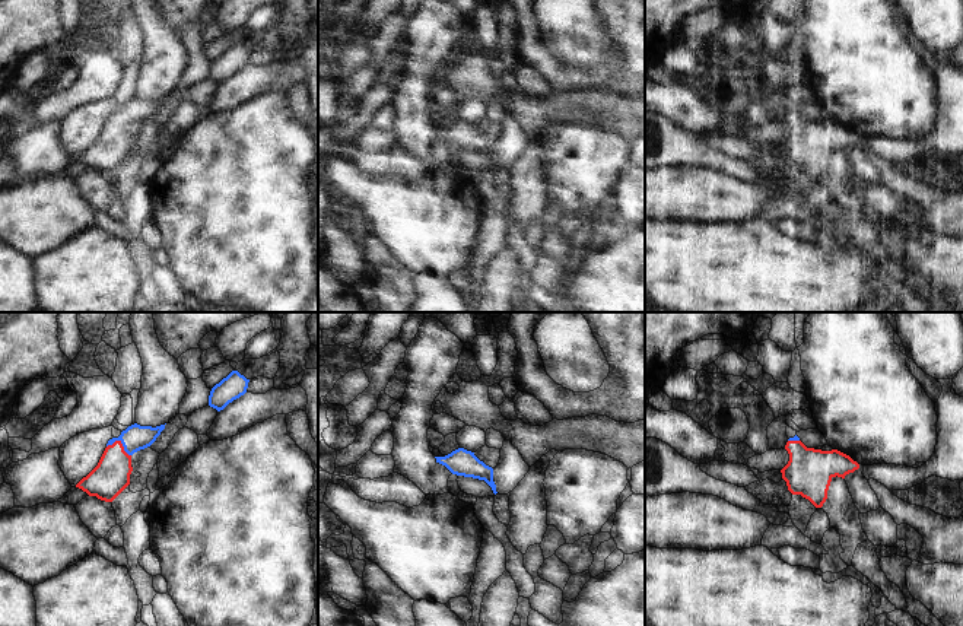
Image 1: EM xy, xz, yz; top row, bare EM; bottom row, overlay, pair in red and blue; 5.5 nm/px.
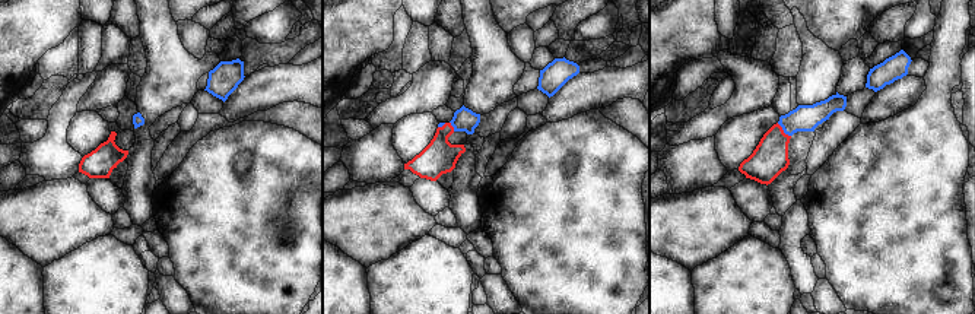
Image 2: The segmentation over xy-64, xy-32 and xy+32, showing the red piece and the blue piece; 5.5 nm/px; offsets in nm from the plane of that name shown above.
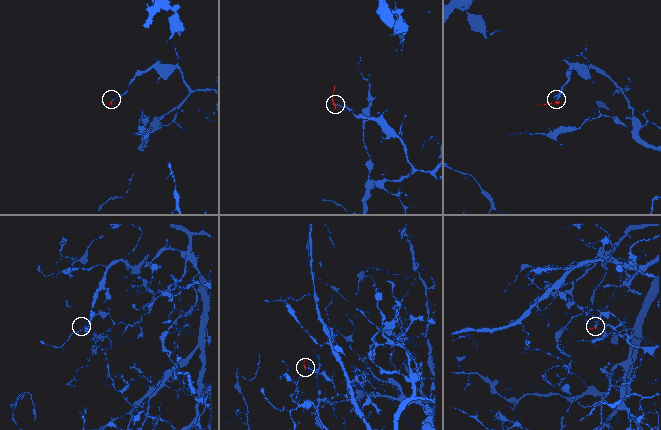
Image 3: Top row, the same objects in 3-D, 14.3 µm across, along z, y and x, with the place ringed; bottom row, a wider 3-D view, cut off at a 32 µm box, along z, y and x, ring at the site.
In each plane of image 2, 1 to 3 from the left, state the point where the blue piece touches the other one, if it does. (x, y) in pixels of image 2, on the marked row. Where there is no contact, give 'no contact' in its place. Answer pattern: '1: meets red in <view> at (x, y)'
1: no contact
2: meets red in xy-32 at (451, 126)
3: meets red in xy+32 at (783, 130)

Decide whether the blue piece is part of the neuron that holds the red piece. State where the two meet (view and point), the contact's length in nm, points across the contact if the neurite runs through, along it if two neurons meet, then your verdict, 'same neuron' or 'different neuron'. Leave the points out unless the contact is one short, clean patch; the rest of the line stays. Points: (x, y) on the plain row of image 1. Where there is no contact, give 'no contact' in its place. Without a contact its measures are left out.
contact xy (120, 116); length 150 nm; way xy (111, 149), (120, 116), (129, 116), (134, 111); same neuron

